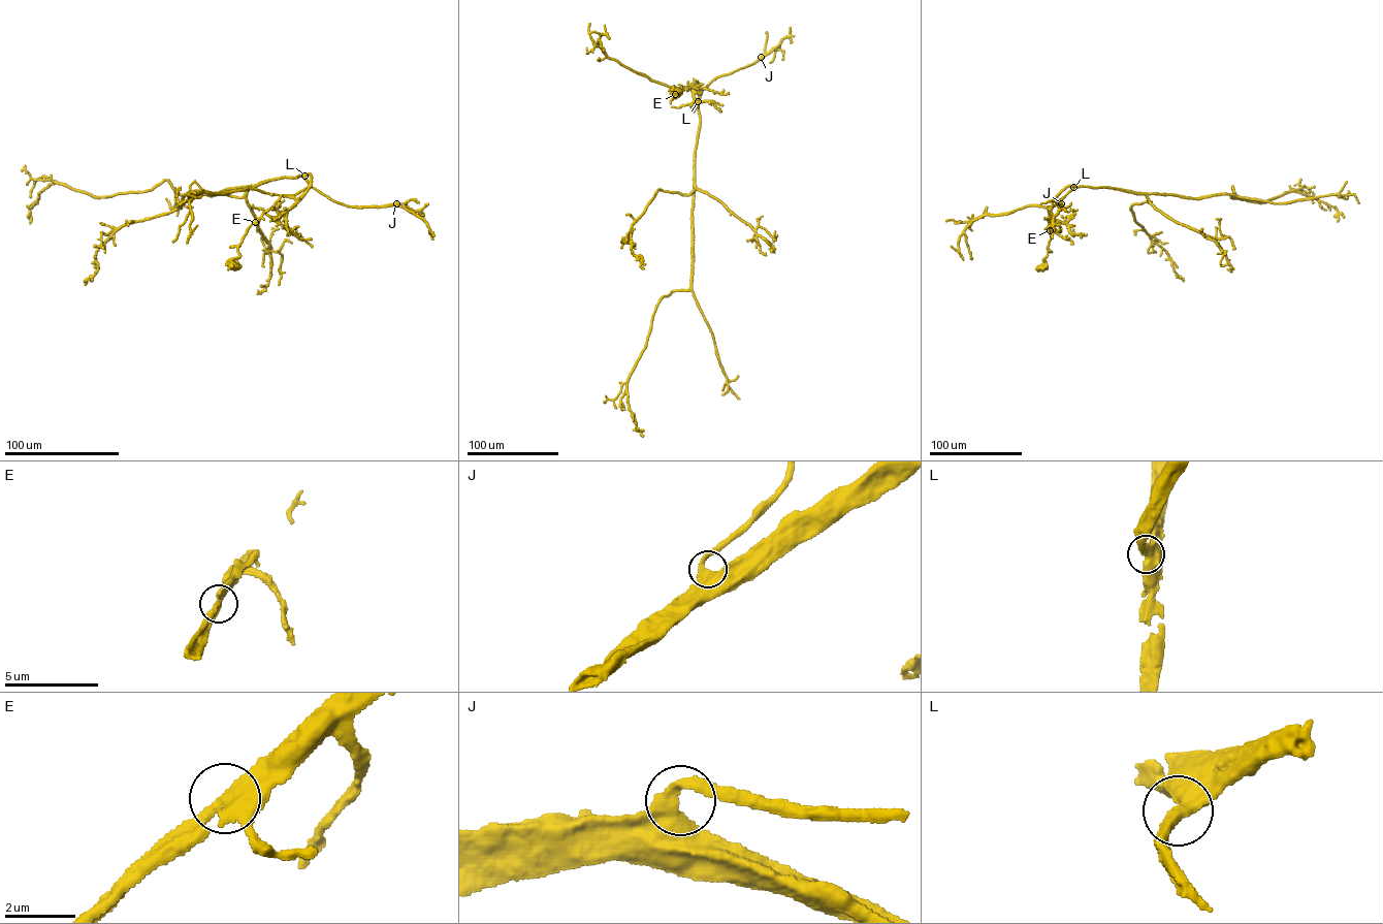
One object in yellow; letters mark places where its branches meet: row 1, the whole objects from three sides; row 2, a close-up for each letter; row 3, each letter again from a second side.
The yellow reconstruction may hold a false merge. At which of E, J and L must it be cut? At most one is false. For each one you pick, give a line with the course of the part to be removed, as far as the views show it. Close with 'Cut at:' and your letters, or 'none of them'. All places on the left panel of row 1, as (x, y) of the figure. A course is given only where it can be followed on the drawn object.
Cut at: none of them

